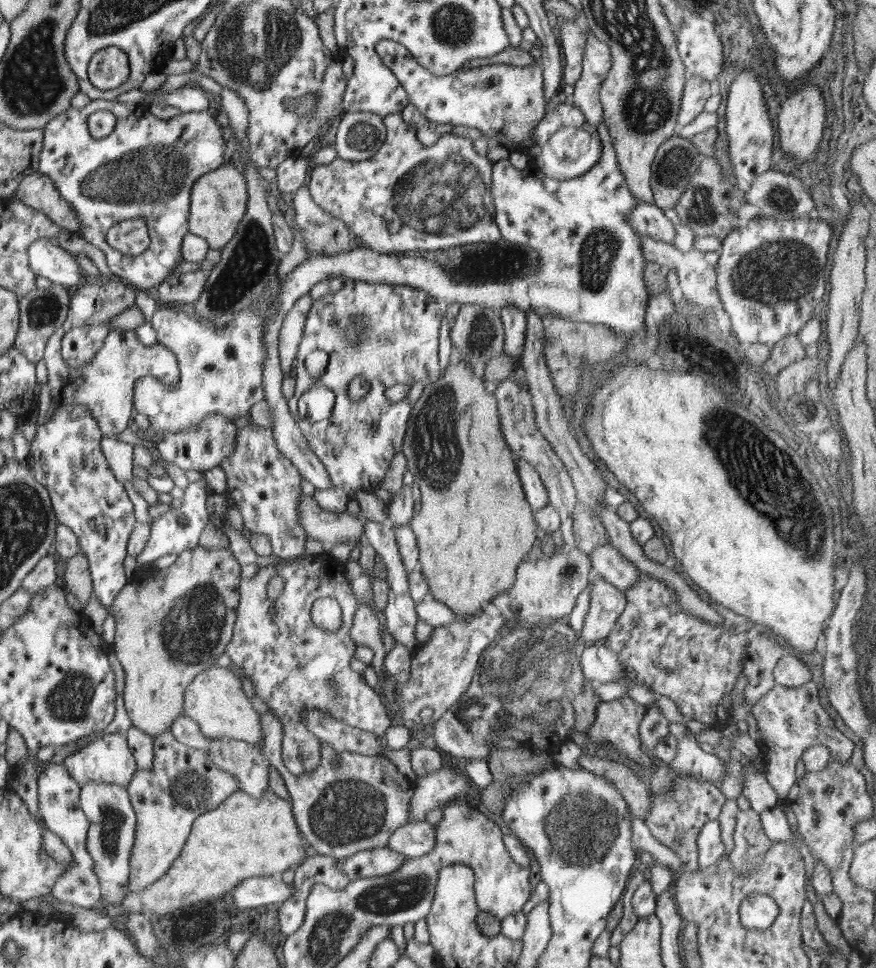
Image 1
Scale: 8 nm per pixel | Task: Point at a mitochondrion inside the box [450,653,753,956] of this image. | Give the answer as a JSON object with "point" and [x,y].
{"point":[579,826]}

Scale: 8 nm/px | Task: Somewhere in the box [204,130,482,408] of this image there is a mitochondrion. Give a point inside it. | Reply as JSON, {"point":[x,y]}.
{"point":[356,330]}

